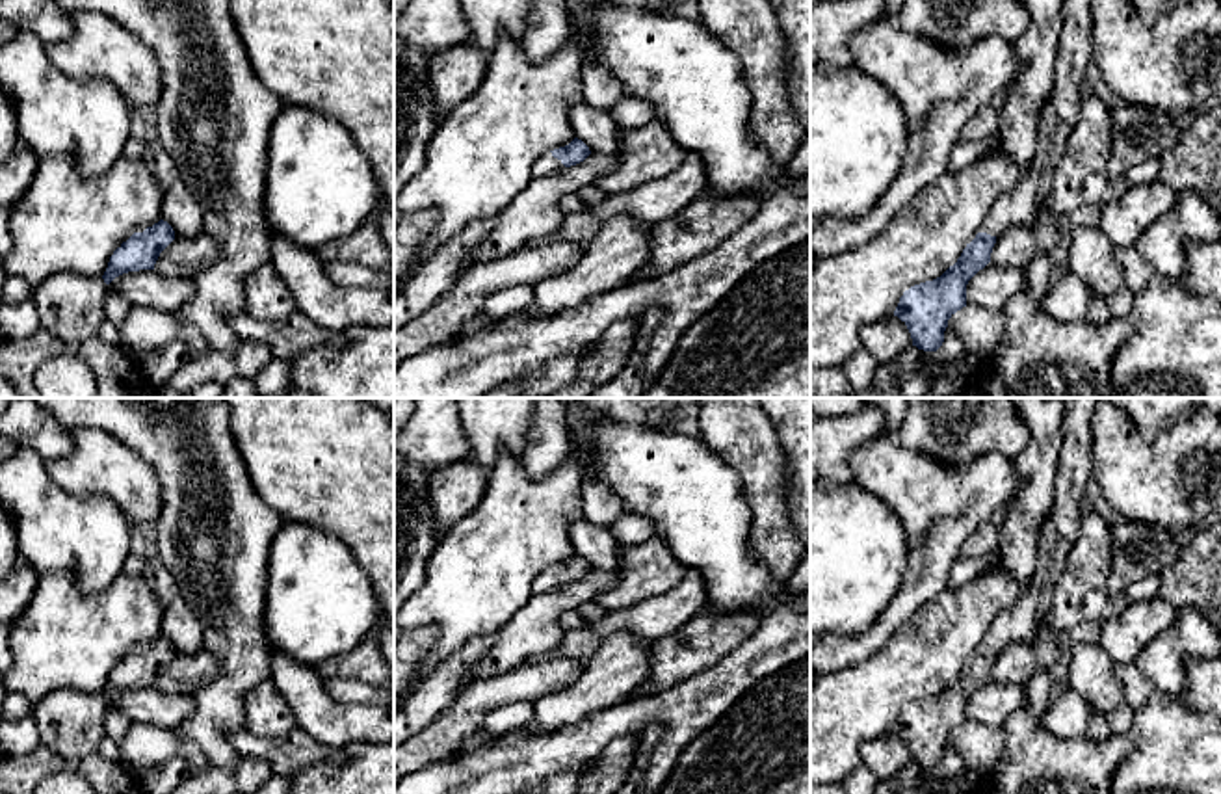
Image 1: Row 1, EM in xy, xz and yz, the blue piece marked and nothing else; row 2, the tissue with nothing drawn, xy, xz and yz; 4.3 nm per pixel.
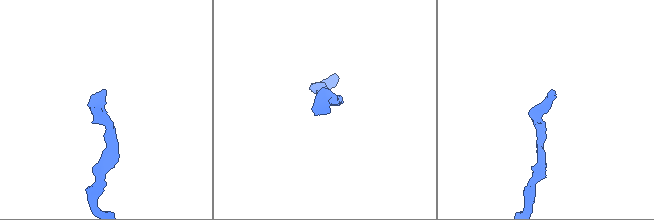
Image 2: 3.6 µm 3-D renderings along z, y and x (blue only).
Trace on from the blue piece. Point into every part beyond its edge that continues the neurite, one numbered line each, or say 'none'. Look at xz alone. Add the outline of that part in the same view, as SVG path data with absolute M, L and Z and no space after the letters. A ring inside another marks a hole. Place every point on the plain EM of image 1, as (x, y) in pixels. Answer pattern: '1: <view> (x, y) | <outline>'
1: xz (547, 581) | M546 569L533 580L533 593L550 593L563 586L565 582L561 576L554 575L552 569Z

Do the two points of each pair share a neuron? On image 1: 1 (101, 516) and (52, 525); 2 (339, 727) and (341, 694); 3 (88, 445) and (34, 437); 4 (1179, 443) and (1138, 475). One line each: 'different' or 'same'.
1: same
2: different
3: different
4: same

